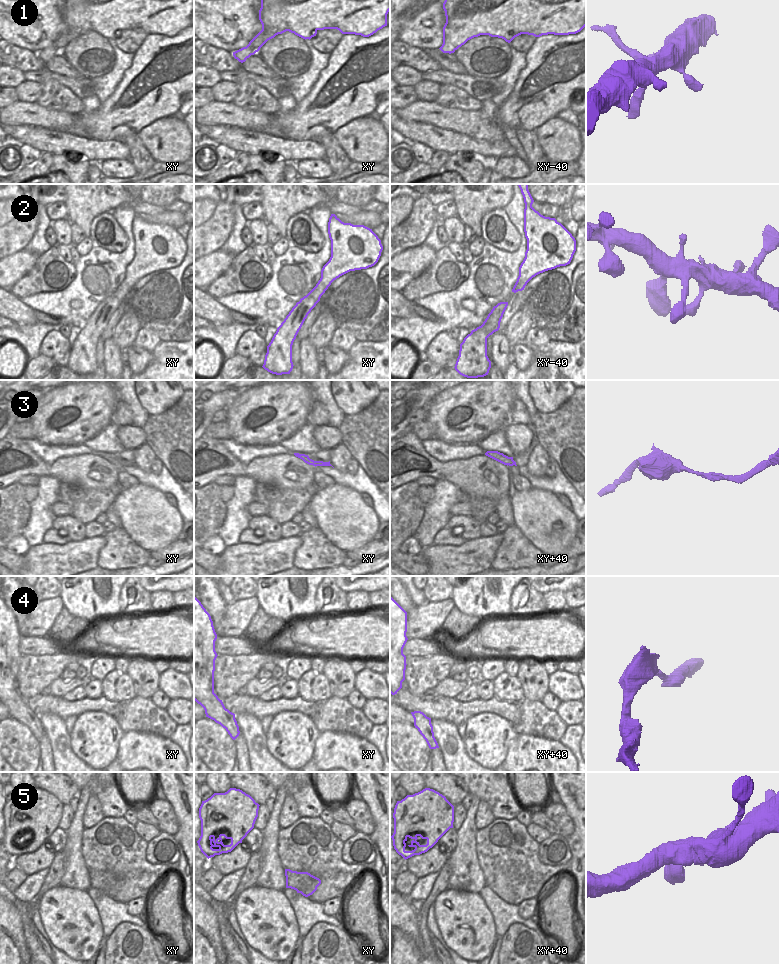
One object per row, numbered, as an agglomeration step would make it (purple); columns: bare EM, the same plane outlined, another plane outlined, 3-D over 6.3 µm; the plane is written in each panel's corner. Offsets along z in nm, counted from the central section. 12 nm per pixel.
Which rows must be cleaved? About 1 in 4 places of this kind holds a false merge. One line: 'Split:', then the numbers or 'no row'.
Split: no row

